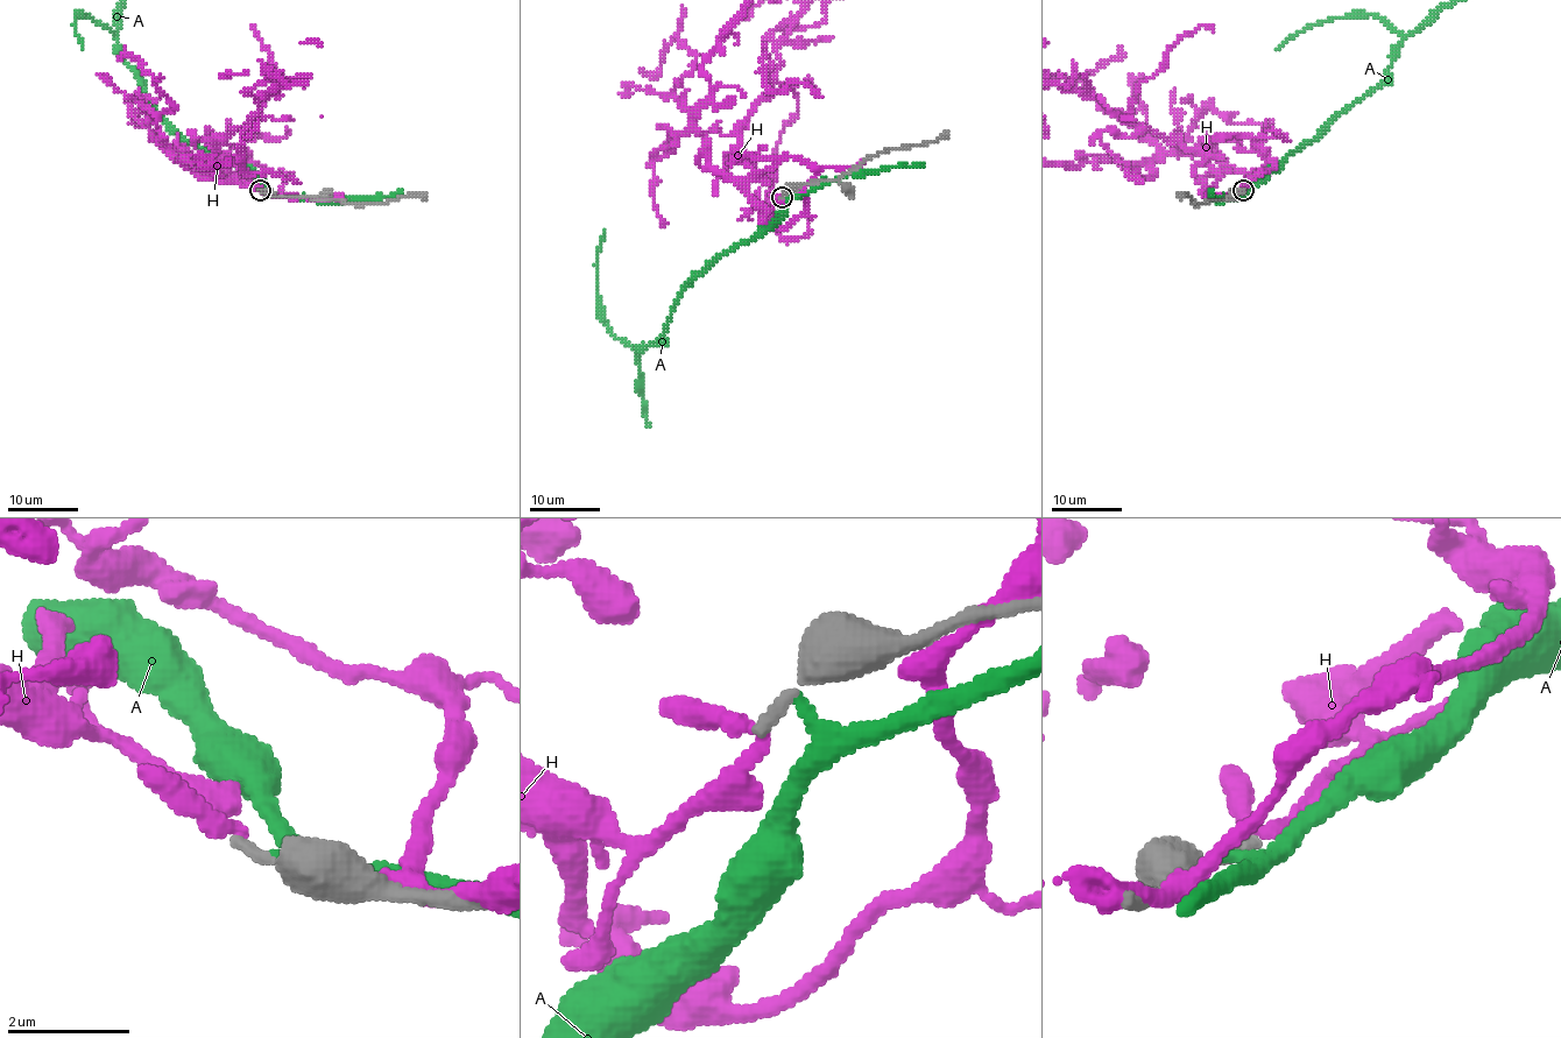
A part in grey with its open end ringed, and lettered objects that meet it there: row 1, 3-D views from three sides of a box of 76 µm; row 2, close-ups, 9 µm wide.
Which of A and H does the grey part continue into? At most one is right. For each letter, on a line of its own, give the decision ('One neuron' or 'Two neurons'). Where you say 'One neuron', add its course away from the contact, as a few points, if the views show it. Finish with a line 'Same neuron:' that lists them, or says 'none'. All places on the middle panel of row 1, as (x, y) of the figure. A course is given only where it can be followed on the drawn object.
A: Two neurons
H: Two neurons
Same neuron: none

